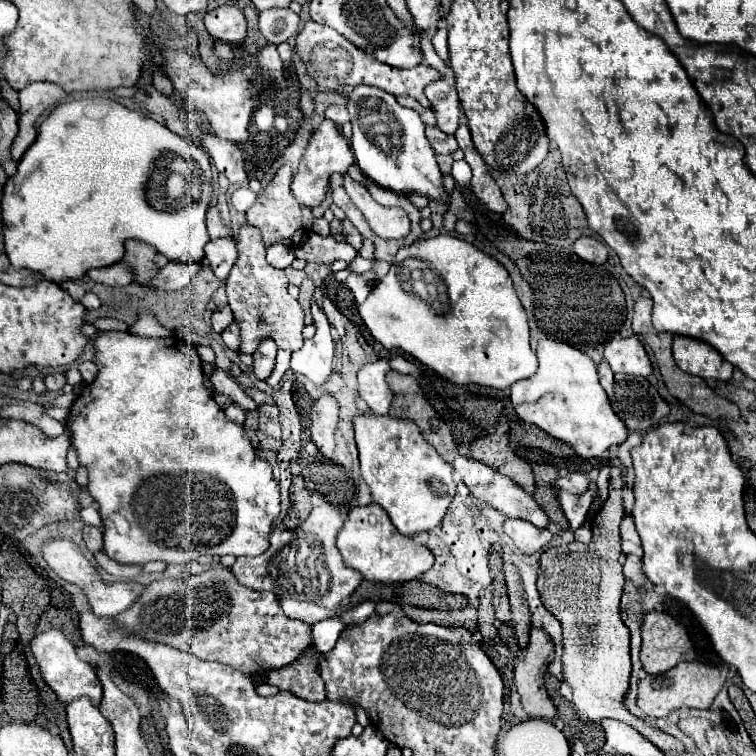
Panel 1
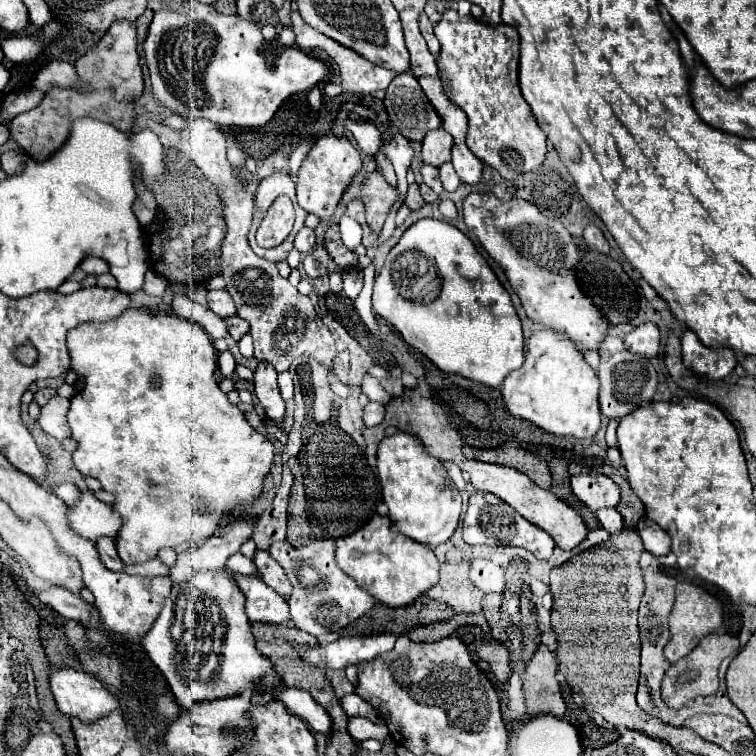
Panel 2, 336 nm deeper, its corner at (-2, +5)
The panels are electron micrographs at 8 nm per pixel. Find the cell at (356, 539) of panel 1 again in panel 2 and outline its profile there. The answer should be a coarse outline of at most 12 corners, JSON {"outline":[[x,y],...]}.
{"outline":[[374,515],[336,563],[388,607],[438,583],[436,555]]}

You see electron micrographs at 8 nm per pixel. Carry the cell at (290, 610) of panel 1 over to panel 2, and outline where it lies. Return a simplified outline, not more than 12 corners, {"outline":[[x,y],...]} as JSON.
{"outline":[[256,549],[254,563],[262,581],[288,597],[292,585],[284,569],[264,549]]}

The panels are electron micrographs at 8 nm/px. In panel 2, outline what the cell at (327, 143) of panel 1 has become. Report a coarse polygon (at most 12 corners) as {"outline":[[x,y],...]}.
{"outline":[[320,137],[296,177],[298,205],[334,215],[362,169],[346,137]]}

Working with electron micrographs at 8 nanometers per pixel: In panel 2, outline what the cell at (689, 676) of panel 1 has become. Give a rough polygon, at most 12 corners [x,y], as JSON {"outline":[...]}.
{"outline":[[706,635],[662,681],[668,707],[714,695],[718,667],[738,653],[730,635]]}

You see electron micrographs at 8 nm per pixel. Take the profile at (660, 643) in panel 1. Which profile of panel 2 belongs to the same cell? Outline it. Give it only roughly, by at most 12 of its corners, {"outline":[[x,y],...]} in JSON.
{"outline":[[688,581],[670,613],[670,663],[722,625],[722,603]]}

